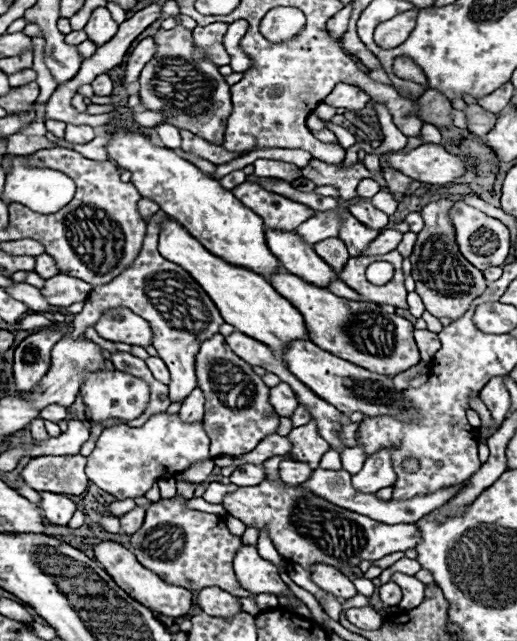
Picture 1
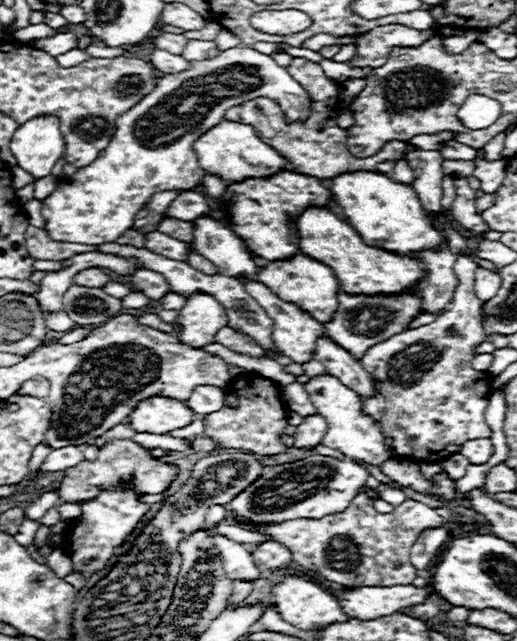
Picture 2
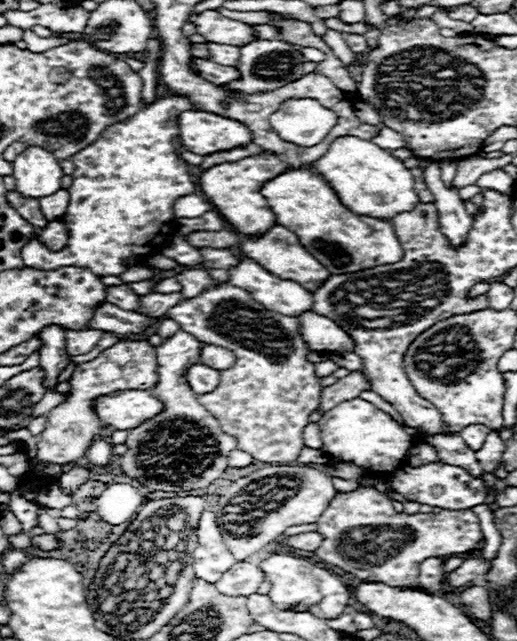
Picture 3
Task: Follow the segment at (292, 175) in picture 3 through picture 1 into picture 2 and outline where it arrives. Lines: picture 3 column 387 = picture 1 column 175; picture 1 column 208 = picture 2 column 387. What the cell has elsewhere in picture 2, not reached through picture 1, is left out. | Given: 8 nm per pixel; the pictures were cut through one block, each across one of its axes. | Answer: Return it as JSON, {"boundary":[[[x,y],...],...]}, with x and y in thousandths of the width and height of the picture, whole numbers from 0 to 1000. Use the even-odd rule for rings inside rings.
{"boundary":[[[596,324],[580,340],[573,340],[573,356],[580,362],[580,393],[638,415],[669,459],[766,462],[816,440],[820,421],[805,406],[704,381],[692,362],[673,346],[654,343],[654,337],[634,324]]]}

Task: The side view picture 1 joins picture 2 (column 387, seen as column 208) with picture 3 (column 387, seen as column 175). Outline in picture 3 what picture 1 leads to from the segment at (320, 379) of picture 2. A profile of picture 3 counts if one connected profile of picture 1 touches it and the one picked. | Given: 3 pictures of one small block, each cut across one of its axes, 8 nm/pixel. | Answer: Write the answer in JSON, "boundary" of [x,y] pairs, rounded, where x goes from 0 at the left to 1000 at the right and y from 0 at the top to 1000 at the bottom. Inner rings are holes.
{"boundary":[[[700,621],[646,633],[611,661],[619,668],[623,702],[646,721],[681,721],[712,736],[762,736],[781,724],[781,708],[789,708],[793,696],[801,693],[797,680],[789,680],[778,665],[770,665],[747,643],[731,640],[723,630]]]}

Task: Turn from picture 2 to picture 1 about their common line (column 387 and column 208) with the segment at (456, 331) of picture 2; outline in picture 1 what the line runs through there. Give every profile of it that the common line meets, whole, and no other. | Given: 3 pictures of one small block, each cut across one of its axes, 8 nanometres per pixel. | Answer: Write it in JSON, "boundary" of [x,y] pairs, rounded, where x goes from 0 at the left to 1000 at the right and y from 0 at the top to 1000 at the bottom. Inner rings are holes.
{"boundary":[[[429,521],[410,524],[402,534],[391,534],[387,552],[379,562],[379,587],[383,602],[398,618],[398,646],[395,668],[406,680],[406,708],[418,711],[468,711],[487,705],[503,686],[530,677],[542,649],[530,643],[518,627],[522,605],[507,596],[507,590],[487,577],[480,565],[460,559],[437,537]]]}

